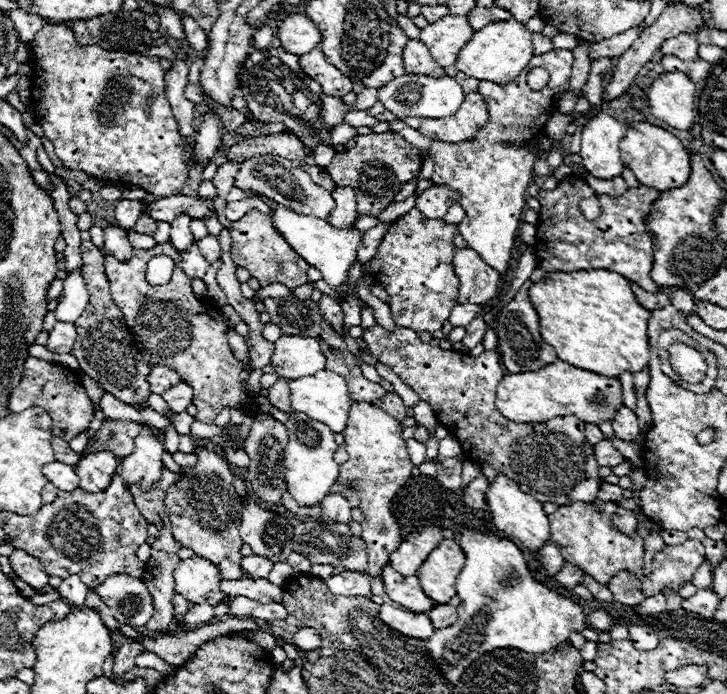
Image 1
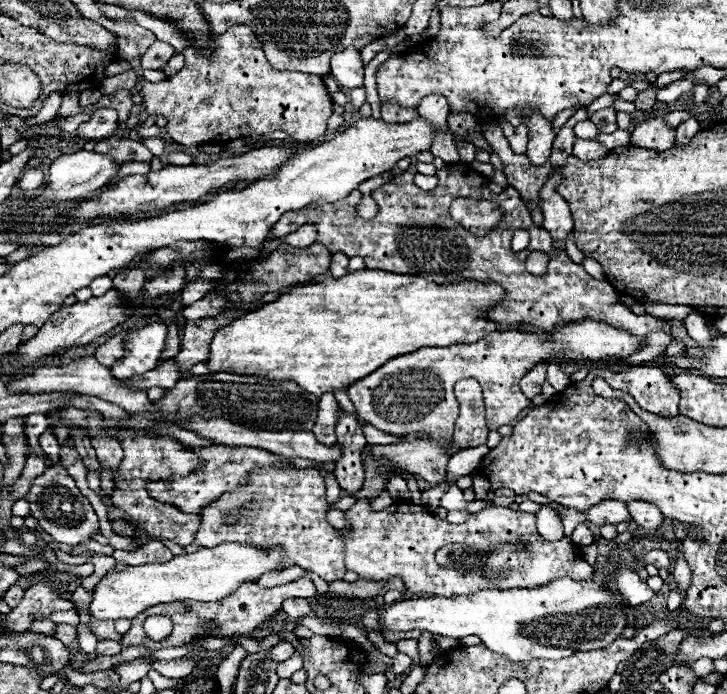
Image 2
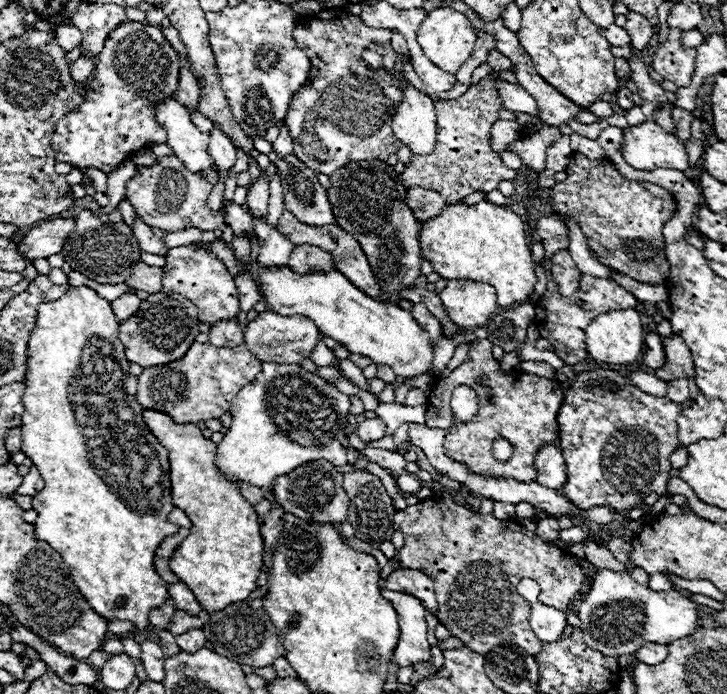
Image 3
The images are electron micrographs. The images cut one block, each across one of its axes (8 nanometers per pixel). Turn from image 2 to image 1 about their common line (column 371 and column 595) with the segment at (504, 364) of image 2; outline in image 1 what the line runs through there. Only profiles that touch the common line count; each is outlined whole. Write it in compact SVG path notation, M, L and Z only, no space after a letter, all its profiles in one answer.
M556 360L554 364L548 364L536 372L524 372L524 374L506 374L498 388L496 388L496 406L500 408L502 416L506 416L512 422L546 422L556 416L576 416L590 424L600 424L602 420L612 420L614 412L622 404L622 386L616 378L598 376L594 372L586 372L582 368L576 368L568 362Z

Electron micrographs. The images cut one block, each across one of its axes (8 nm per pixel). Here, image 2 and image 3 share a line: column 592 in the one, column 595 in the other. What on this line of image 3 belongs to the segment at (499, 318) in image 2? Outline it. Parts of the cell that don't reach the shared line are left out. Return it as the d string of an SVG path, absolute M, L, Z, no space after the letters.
M582 274L580 288L572 296L562 296L558 294L556 288L548 288L542 294L542 298L536 302L534 326L538 328L540 336L546 338L554 346L556 354L566 364L578 364L580 360L588 356L586 344L584 344L584 330L588 328L588 324L604 312L626 310L626 308L636 308L636 306L638 306L638 300L630 292L626 292L620 284L612 280L602 280L602 278Z

